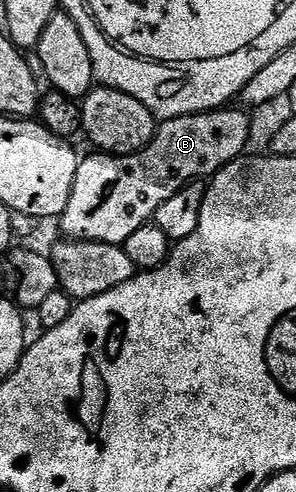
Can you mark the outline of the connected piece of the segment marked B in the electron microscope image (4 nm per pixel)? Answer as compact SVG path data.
M233 109L166 118L158 125L149 145L136 154L114 156L93 152L82 157L71 200L63 215L64 237L79 242L106 242L121 246L135 228L152 219L163 200L171 200L175 192L190 182L212 179L227 164L237 161L246 153L249 118L244 109Z

